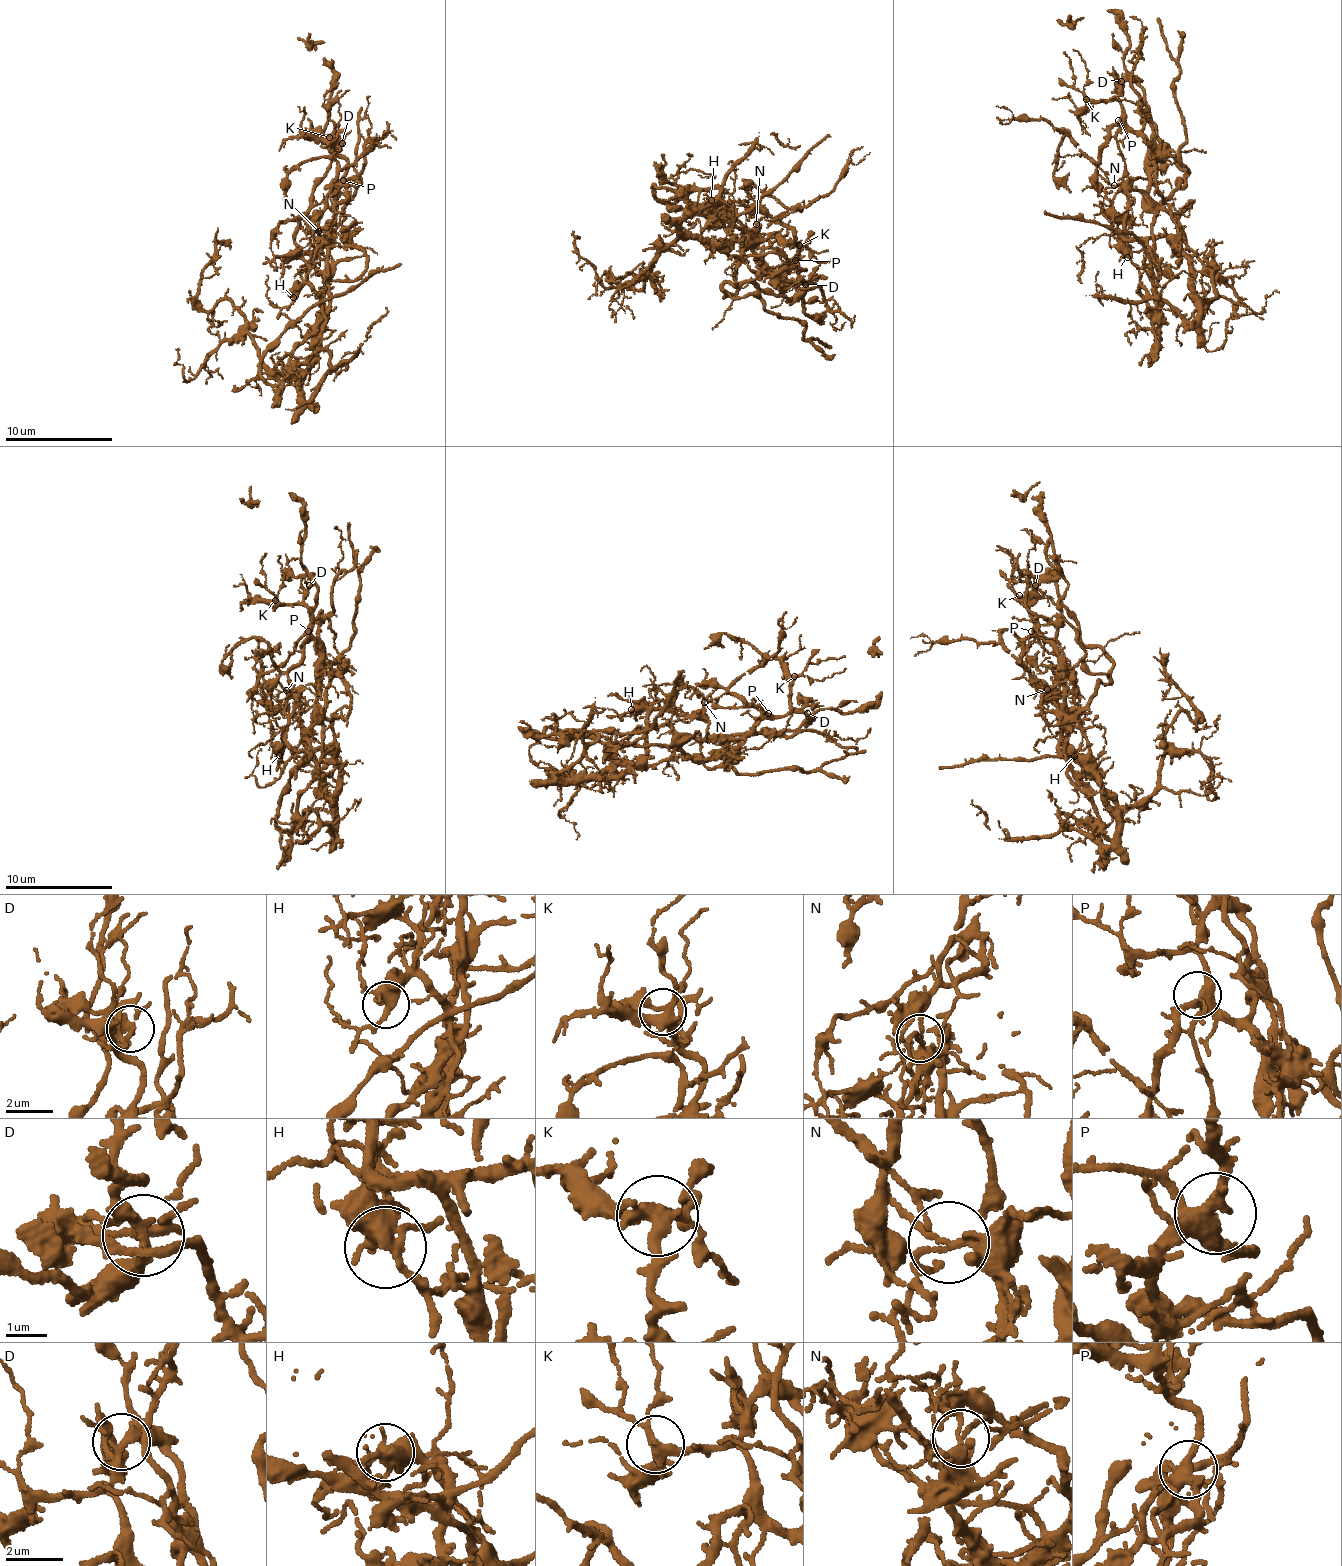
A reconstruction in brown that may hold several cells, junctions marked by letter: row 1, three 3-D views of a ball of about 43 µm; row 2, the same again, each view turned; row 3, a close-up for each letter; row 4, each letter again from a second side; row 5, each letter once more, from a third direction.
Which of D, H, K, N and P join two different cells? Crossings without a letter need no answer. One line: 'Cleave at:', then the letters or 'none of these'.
Cleave at: N

